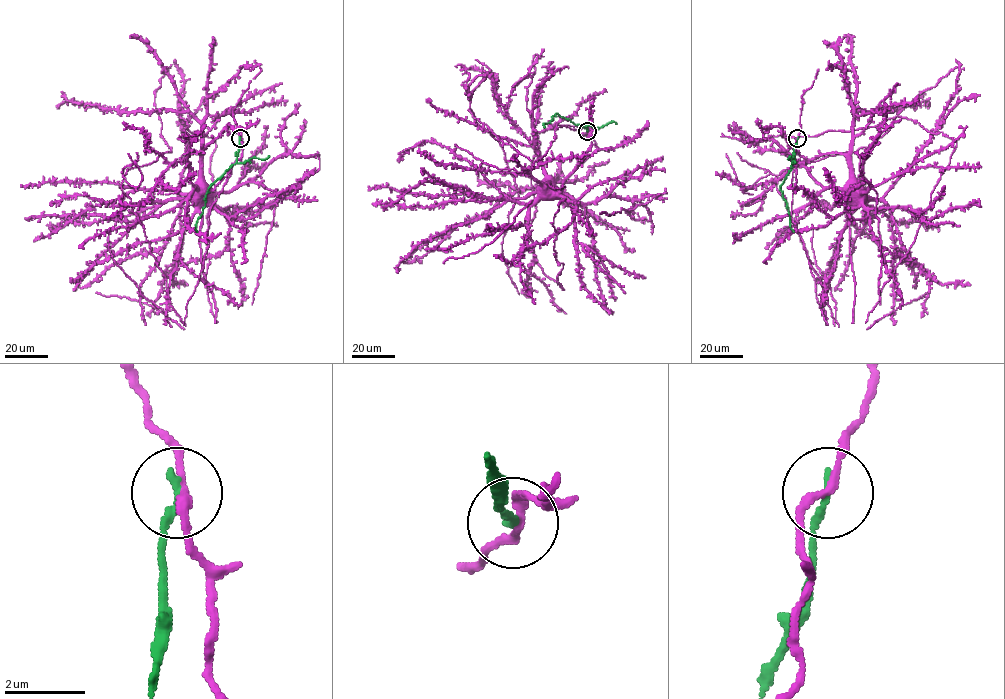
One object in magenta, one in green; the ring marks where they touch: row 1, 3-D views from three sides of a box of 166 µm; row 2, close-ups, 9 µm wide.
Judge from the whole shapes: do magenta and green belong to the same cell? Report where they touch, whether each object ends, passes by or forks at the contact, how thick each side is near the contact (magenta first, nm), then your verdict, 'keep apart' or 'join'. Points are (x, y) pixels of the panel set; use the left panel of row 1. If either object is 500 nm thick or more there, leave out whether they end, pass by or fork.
place (240, 138); magenta passes by; green ends; calibres 190 and 200 nm; keep apart

